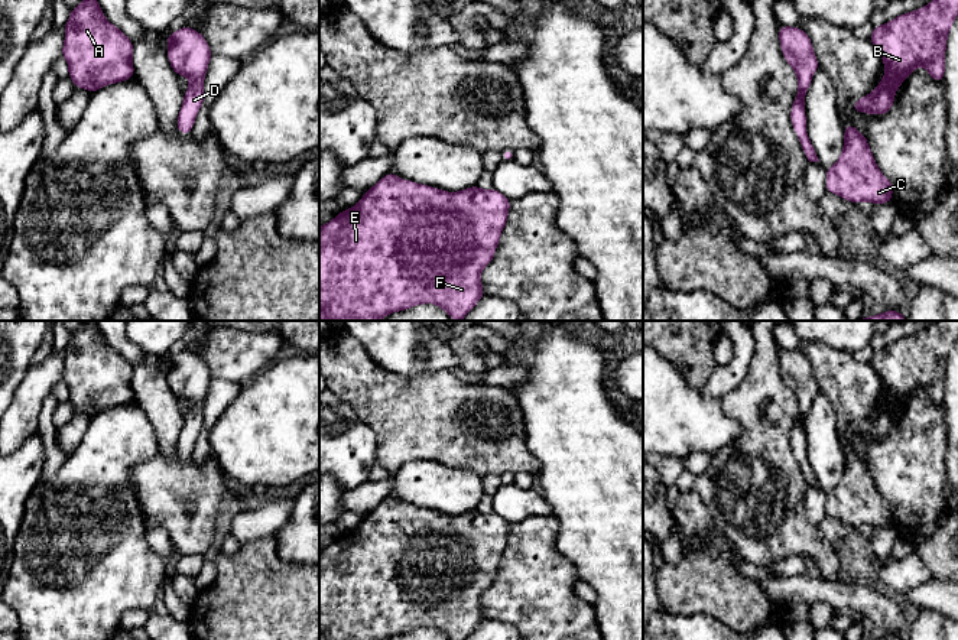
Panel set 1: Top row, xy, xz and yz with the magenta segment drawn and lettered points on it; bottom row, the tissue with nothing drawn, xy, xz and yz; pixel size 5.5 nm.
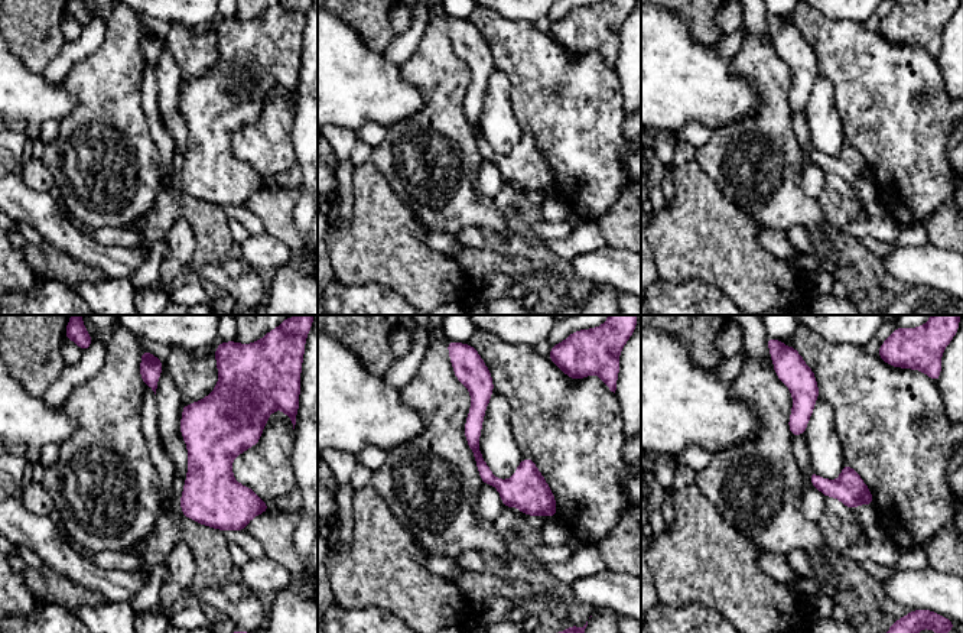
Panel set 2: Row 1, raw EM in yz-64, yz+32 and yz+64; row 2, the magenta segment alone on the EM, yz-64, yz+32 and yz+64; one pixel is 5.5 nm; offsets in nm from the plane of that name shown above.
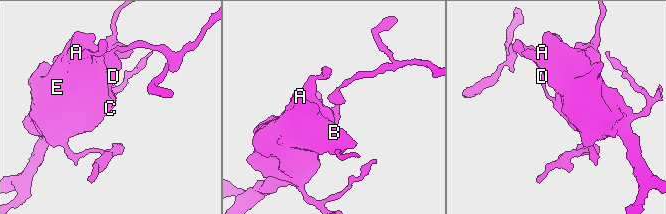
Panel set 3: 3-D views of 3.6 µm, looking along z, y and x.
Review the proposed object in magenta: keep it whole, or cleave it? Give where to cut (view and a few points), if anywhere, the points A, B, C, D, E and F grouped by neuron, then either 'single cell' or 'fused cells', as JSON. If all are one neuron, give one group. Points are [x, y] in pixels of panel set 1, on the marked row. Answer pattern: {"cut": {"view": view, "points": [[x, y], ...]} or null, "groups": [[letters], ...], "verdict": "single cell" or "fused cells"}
{"cut": null, "groups": [["A", "B", "C", "D", "E", "F"]], "verdict": "single cell"}

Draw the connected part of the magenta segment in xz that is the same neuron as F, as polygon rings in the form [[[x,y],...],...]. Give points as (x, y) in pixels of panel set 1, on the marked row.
[[[389,172],[357,205],[319,227],[319,321],[380,321],[422,303],[433,303],[454,321],[462,321],[486,295],[480,274],[494,259],[509,209],[510,199],[494,188],[474,185],[446,192]]]

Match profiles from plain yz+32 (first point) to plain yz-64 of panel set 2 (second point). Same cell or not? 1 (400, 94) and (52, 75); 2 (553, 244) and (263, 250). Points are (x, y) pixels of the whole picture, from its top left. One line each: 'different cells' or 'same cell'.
1: different cells
2: same cell

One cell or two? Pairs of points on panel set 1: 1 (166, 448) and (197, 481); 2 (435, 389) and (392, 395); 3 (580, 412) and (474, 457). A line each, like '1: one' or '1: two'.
1: two
2: one
3: two

